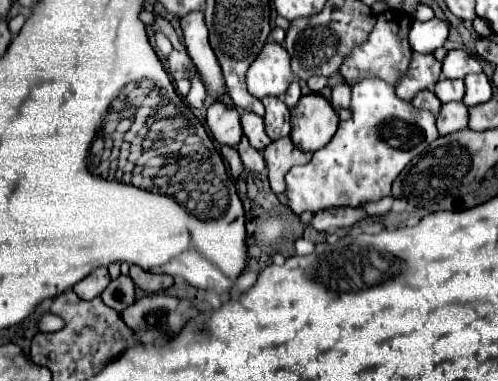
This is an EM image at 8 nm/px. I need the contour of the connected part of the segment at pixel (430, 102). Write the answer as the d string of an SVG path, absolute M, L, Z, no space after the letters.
M427 89L421 91L421 93L417 93L411 103L413 103L413 107L417 107L417 109L427 109L427 111L431 111L433 115L437 115L439 109L441 109L441 101L435 97L433 91L427 91Z

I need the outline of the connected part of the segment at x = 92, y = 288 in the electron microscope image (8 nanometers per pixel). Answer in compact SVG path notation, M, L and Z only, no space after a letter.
M99 267L93 273L89 273L85 279L81 279L81 283L77 283L73 287L73 291L83 299L83 301L91 301L97 295L101 295L105 291L105 287L109 285L111 277L107 273L107 267Z

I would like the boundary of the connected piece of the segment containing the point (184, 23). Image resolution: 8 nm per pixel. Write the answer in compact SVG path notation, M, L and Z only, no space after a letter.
M191 11L189 15L185 15L181 19L181 29L183 29L183 41L189 57L199 69L209 89L209 95L217 99L225 91L225 85L223 85L225 81L221 75L221 67L217 63L217 57L209 47L209 33L207 33L203 11Z

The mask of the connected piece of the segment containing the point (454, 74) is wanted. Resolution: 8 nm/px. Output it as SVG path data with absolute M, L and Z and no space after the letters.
M453 49L445 55L445 59L443 59L443 77L463 79L469 73L481 73L481 65L465 49Z

